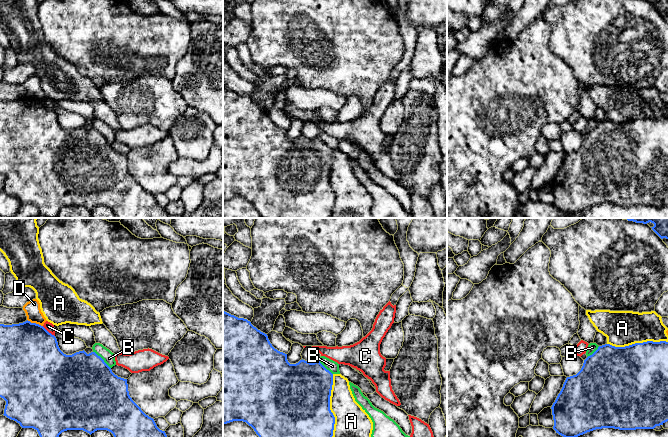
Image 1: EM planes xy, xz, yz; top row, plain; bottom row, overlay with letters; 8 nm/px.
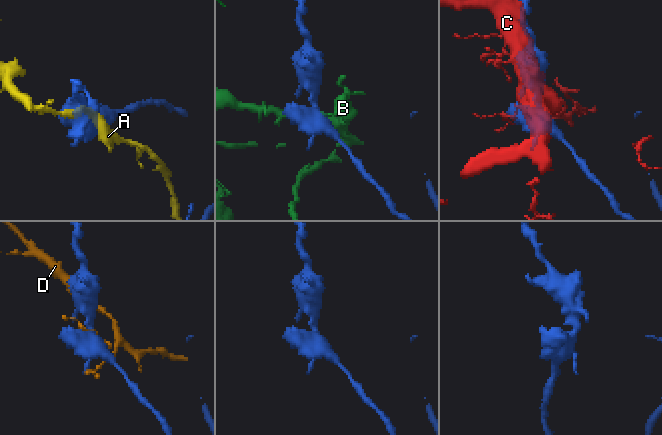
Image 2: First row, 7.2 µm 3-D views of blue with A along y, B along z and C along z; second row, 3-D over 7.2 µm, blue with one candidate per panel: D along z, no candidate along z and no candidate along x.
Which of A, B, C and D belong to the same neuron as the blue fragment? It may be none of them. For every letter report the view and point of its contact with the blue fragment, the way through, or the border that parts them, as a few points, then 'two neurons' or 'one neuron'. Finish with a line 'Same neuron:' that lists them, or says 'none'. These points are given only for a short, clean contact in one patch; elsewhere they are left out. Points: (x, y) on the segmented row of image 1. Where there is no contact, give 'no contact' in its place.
A: meets blue in xz at (329, 405); one neuron
B: meets blue in xy at (102, 359); two neurons
C: meets blue in xy at (47, 331); two neurons
D: meets blue in xy at (35, 323); two neurons
Same neuron: A

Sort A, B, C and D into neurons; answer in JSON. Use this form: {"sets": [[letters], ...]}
{"sets": [["A"], ["B"], ["C"], ["D"]]}

